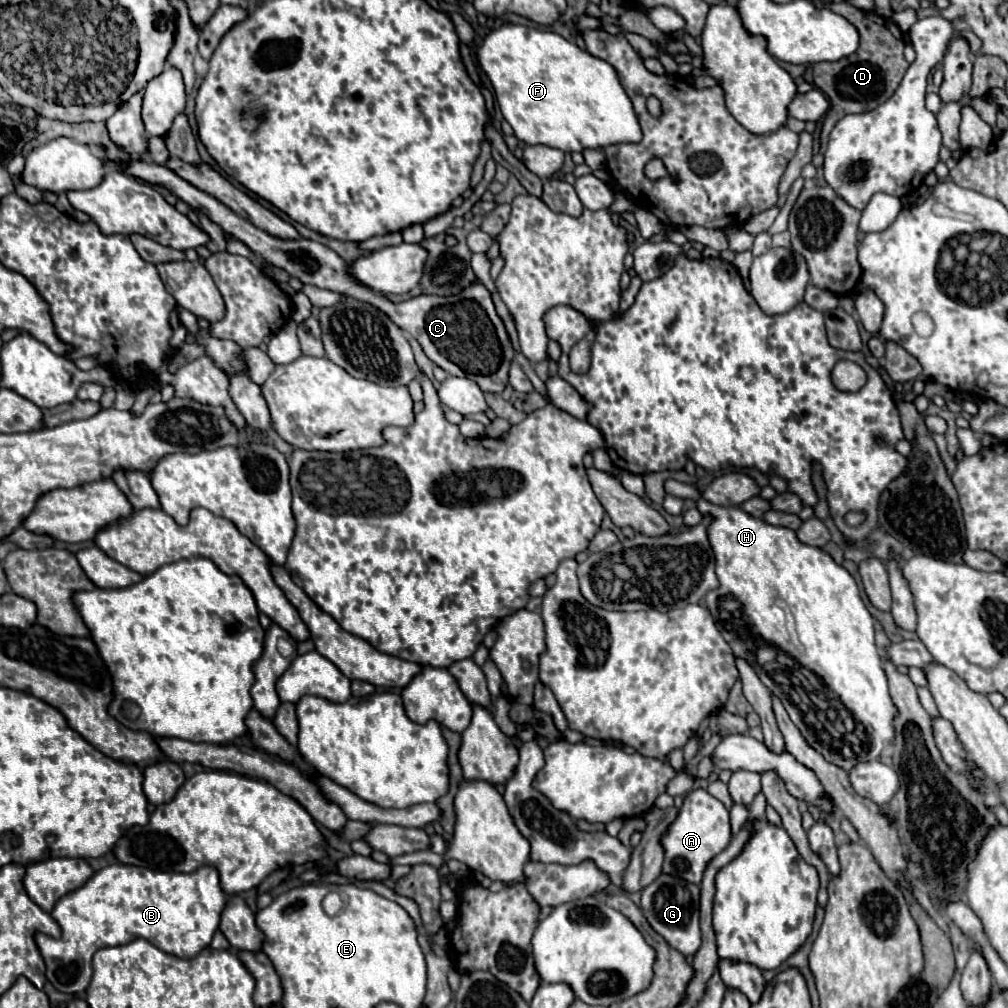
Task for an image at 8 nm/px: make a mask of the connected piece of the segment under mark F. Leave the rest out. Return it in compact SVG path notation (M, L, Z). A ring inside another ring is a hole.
M503 25L491 31L477 51L481 69L493 83L497 103L503 117L513 127L515 137L527 145L549 145L561 151L603 149L617 143L639 143L643 133L639 119L633 111L633 103L625 93L617 71L603 59L579 49L573 41L563 39L553 31L539 31L523 25Z

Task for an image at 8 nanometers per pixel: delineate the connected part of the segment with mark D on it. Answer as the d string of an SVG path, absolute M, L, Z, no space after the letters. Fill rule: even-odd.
M833 3L827 7L831 11L843 15L849 23L853 23L857 27L857 31L861 35L861 45L859 45L859 51L835 61L835 63L815 63L813 65L815 87L821 89L829 101L829 111L827 111L827 115L823 119L823 127L821 127L821 151L813 159L813 163L817 167L823 165L823 151L825 151L827 137L829 137L831 129L835 127L835 123L839 119L843 119L845 115L865 113L865 111L871 111L871 109L879 107L881 103L885 103L895 93L905 71L909 69L909 63L903 57L903 33L899 31L899 27L895 27L895 23L889 17L881 17L871 11L857 9L851 3Z

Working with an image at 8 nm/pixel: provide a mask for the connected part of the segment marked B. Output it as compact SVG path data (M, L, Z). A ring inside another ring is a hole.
M121 863L103 867L85 885L55 903L51 917L61 927L61 939L35 933L35 943L47 967L45 977L61 993L81 995L93 975L93 953L139 937L161 951L191 959L211 943L225 903L227 897L219 887L215 867L205 865L193 873L151 871Z

